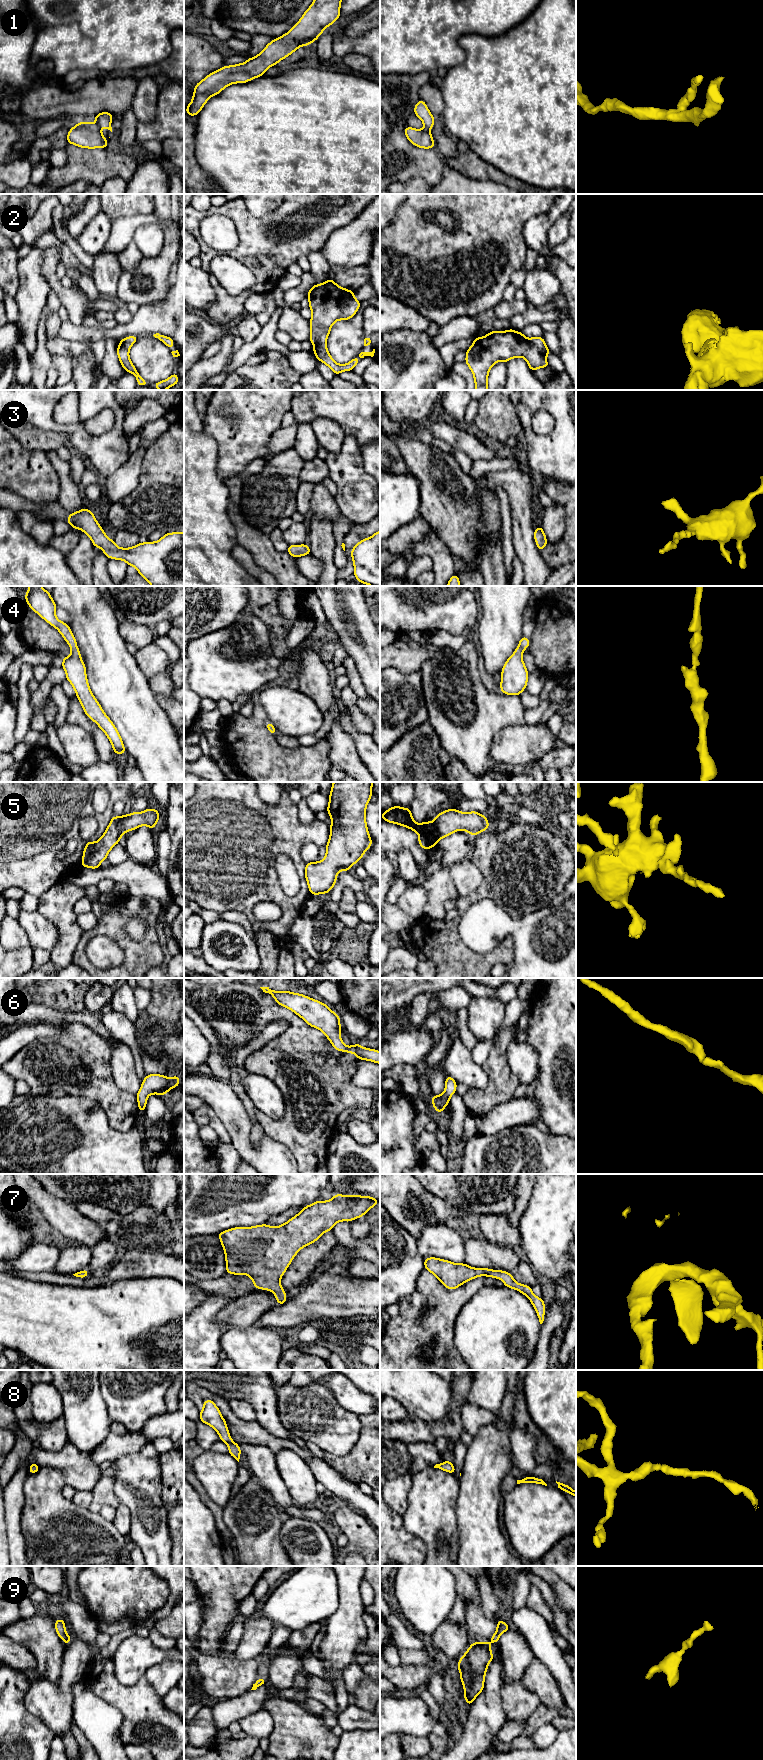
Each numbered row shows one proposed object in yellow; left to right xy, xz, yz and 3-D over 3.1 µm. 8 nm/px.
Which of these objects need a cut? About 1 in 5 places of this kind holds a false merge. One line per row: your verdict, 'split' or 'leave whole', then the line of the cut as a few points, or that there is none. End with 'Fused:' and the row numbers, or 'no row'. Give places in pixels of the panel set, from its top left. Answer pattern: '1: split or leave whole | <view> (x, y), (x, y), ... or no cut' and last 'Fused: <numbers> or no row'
1: split | yz (424, 127), (428, 129)
2: leave whole | no cut
3: leave whole | no cut
4: leave whole | no cut
5: leave whole | no cut
6: leave whole | no cut
7: leave whole | no cut
8: leave whole | no cut
9: leave whole | no cut
Fused: 1

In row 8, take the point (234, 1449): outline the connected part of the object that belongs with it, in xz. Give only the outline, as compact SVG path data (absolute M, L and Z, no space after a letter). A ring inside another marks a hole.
M204 1400L203 1409L200 1411L199 1420L213 1427L217 1431L220 1440L227 1444L229 1448L228 1453L239 1462L241 1454L240 1446L231 1439L226 1421L221 1415L219 1408L212 1400Z

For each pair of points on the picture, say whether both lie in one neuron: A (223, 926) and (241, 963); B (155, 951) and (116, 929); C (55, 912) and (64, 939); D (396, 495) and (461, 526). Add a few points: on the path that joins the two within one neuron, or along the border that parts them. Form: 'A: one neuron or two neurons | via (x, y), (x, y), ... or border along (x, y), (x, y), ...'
A: one neuron | via (234, 930), (246, 940), (247, 952)
B: one neuron | via (145, 951), (135, 951), (123, 939)
C: one neuron | via (62, 919), (64, 921), (64, 932)
D: two neurons | border along (419, 482), (420, 514)

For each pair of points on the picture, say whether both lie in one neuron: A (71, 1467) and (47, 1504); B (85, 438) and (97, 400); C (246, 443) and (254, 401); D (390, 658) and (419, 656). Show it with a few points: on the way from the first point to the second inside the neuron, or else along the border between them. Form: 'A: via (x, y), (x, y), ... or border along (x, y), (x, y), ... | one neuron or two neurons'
A: border along (42, 1467), (57, 1469), (65, 1483) | two neurons
B: via (103, 440), (118, 427), (118, 411), (115, 408) | one neuron
C: via (246, 433), (246, 411) | one neuron
D: via (397, 656), (412, 656) | one neuron

